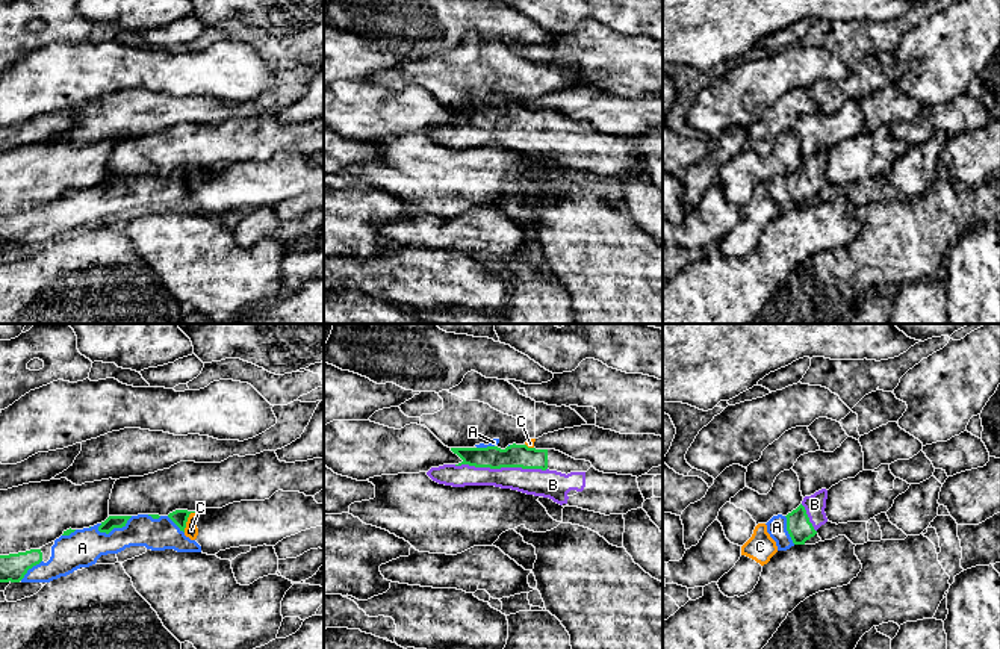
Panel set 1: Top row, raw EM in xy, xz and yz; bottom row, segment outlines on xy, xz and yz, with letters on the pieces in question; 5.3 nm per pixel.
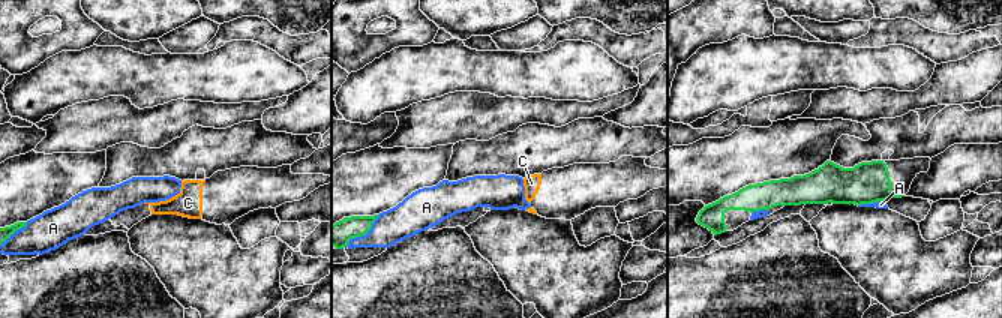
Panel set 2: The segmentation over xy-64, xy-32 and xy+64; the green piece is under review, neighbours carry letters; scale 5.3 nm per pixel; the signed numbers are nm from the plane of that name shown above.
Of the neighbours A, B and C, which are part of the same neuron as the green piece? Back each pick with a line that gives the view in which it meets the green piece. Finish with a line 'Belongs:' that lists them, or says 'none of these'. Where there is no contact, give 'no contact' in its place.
A: contact in xy
B: contact in xz
Belongs: A, B

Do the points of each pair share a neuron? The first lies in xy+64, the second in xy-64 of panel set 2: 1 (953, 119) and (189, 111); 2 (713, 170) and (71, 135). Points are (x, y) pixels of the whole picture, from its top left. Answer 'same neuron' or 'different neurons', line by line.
1: different neurons
2: different neurons

